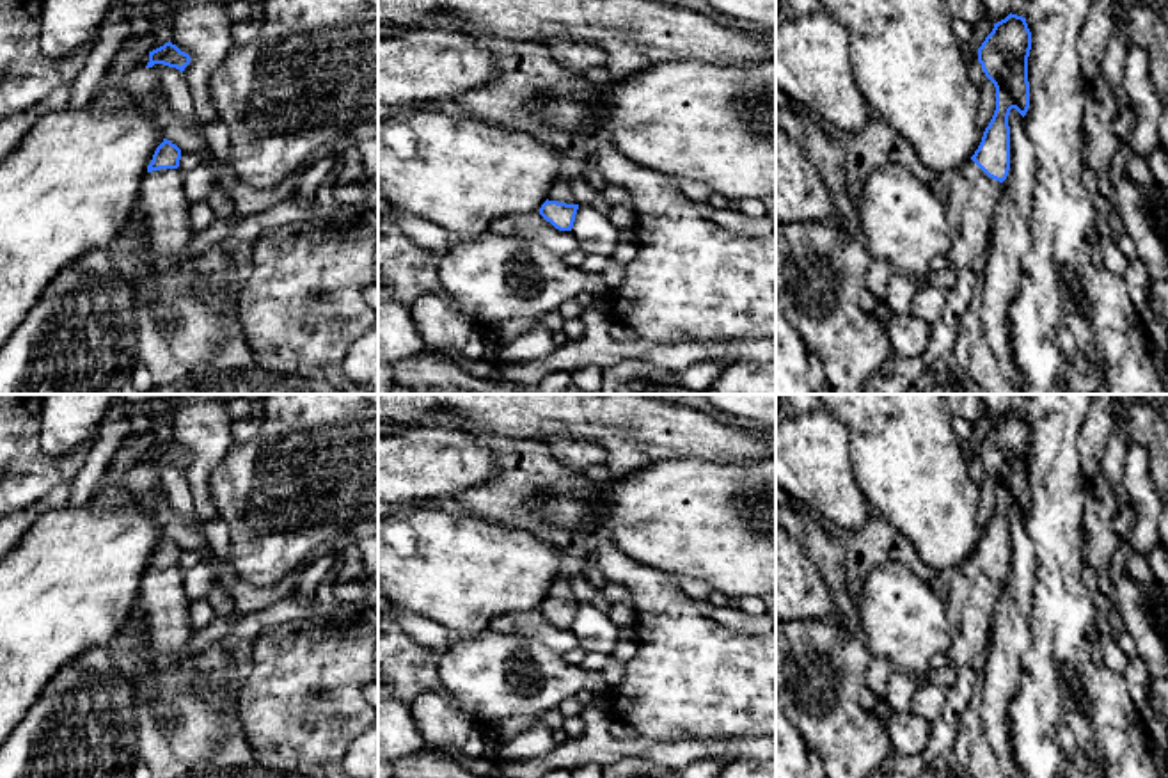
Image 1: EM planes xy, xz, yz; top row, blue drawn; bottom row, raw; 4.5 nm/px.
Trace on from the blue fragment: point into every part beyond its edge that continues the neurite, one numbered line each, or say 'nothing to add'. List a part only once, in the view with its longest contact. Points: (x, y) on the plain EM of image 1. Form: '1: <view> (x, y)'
1: yz (973, 594)

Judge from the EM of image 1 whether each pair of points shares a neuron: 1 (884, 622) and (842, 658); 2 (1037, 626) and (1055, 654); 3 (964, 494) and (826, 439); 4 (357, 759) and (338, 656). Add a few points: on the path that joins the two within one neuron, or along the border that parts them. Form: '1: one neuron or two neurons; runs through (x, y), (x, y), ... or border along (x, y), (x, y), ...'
1: two neurons; border along (861, 629), (872, 656)
2: one neuron; runs through (1041, 633), (1051, 647)
3: two neurons; border along (829, 412), (849, 432), (852, 476), (860, 489)
4: two neurons; border along (359, 734), (341, 759)

